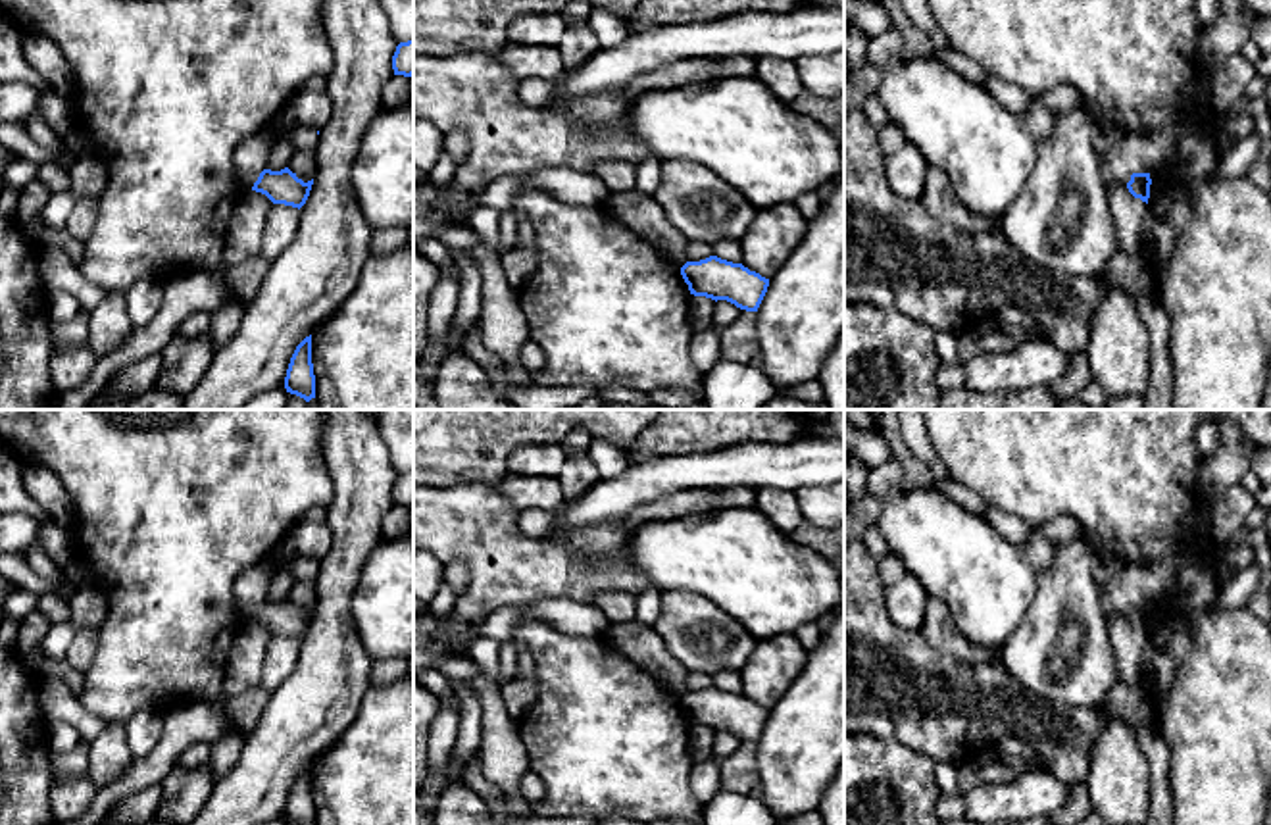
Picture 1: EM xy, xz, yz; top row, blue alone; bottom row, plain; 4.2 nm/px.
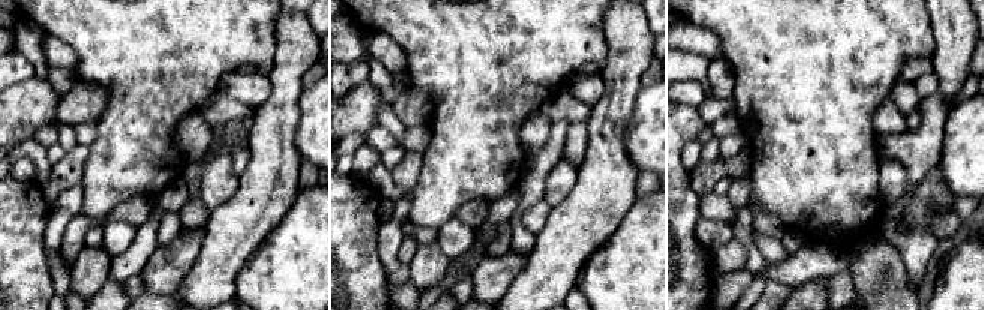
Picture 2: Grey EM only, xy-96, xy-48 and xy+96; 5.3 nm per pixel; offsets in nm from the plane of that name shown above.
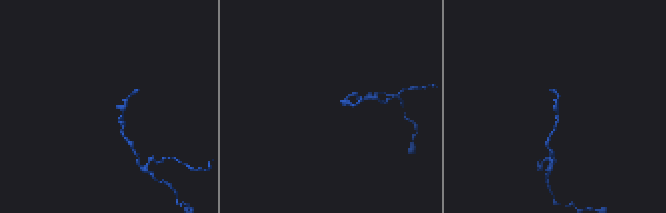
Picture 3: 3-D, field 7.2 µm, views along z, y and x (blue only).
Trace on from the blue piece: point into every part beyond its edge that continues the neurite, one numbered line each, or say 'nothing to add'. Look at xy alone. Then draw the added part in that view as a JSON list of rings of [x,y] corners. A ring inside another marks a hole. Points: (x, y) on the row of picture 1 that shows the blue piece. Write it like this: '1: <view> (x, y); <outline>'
nothing to add

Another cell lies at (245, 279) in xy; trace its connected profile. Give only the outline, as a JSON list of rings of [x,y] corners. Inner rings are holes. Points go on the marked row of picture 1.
[[[252,254],[227,273],[227,285],[248,304],[258,294],[269,265],[267,258]]]

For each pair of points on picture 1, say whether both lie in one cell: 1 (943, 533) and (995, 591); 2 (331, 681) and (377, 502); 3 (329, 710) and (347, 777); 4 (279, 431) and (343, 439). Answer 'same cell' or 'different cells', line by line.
1: same cell
2: same cell
3: different cells
4: different cells

